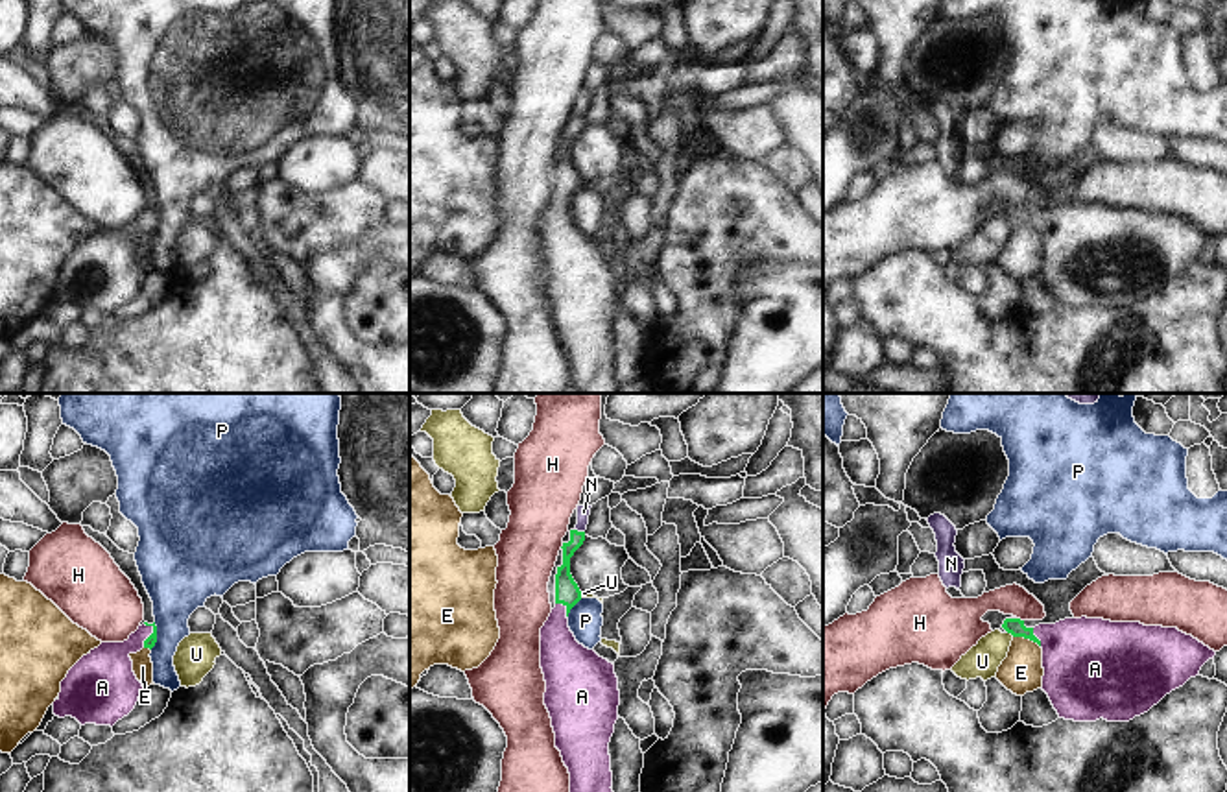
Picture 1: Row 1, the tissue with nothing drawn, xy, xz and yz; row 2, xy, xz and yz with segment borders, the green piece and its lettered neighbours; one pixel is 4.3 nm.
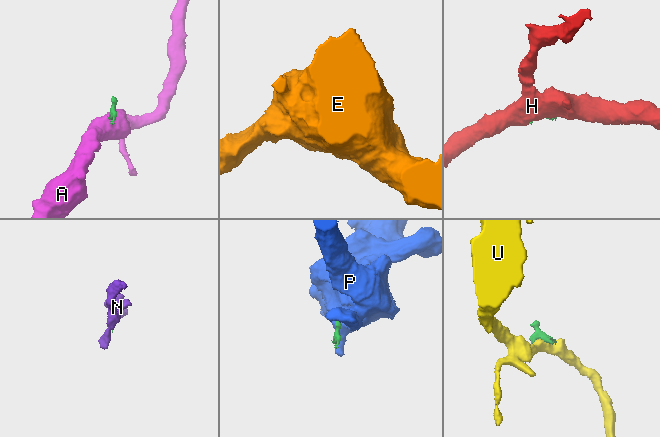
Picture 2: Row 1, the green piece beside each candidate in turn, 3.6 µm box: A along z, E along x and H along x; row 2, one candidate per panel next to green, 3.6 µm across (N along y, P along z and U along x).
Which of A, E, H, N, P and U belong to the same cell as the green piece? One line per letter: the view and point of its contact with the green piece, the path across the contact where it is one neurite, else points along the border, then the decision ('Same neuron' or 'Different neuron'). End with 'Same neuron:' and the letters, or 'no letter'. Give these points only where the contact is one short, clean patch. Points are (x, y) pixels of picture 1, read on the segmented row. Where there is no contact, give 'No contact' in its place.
A: Touches green at xz (567, 608). Path across: xz (567, 591), (567, 608), (559, 615), (567, 665). Same neuron
E: Touches green at yz (1026, 637). Boundary: yz (1013, 636), (1032, 639), (1039, 647). Different neuron
H: Touches green at yz (1019, 619). Boundary: yz (1017, 617), (1023, 621). Different neuron
N: Touches green at xz (580, 532). Boundary: xz (574, 528), (583, 532). Different neuron
P: Touches green at xz (572, 606). Different neuron
U: Touches green at yz (1012, 634). Boundary: yz (1008, 632), (1013, 636). Different neuron
Same neuron: A

